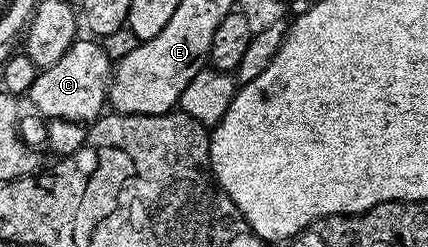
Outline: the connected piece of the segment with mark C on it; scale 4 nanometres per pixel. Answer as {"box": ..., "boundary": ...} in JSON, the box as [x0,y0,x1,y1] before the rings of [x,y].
{"box":[28,39,112,153],"boundary":[[[76,39],[58,62],[41,69],[28,93],[28,100],[34,103],[35,110],[50,120],[46,128],[54,132],[50,136],[50,148],[54,152],[60,151],[66,140],[66,148],[70,151],[67,153],[77,153],[81,149],[78,147],[87,143],[90,125],[98,121],[108,104],[112,61],[97,39],[85,39]]]}

